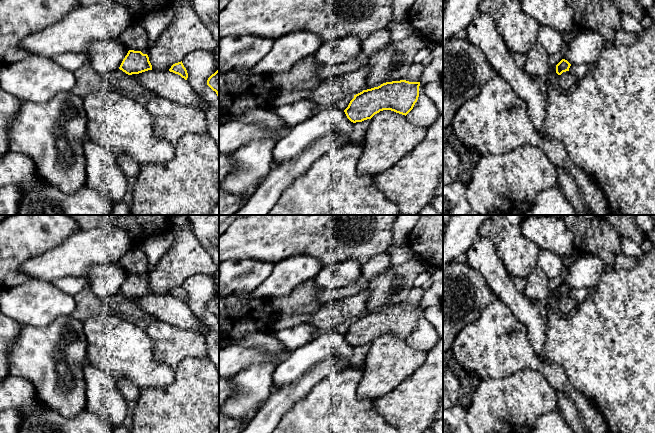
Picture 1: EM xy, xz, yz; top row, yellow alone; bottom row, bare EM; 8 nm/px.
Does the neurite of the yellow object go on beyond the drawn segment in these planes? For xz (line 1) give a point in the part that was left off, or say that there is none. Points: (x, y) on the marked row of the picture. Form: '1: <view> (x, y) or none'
1: none

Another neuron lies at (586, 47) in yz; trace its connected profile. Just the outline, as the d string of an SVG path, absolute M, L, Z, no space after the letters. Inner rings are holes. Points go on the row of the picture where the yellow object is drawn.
M576 29L575 39L562 49L563 59L571 65L595 63L606 42L605 37L595 30Z

